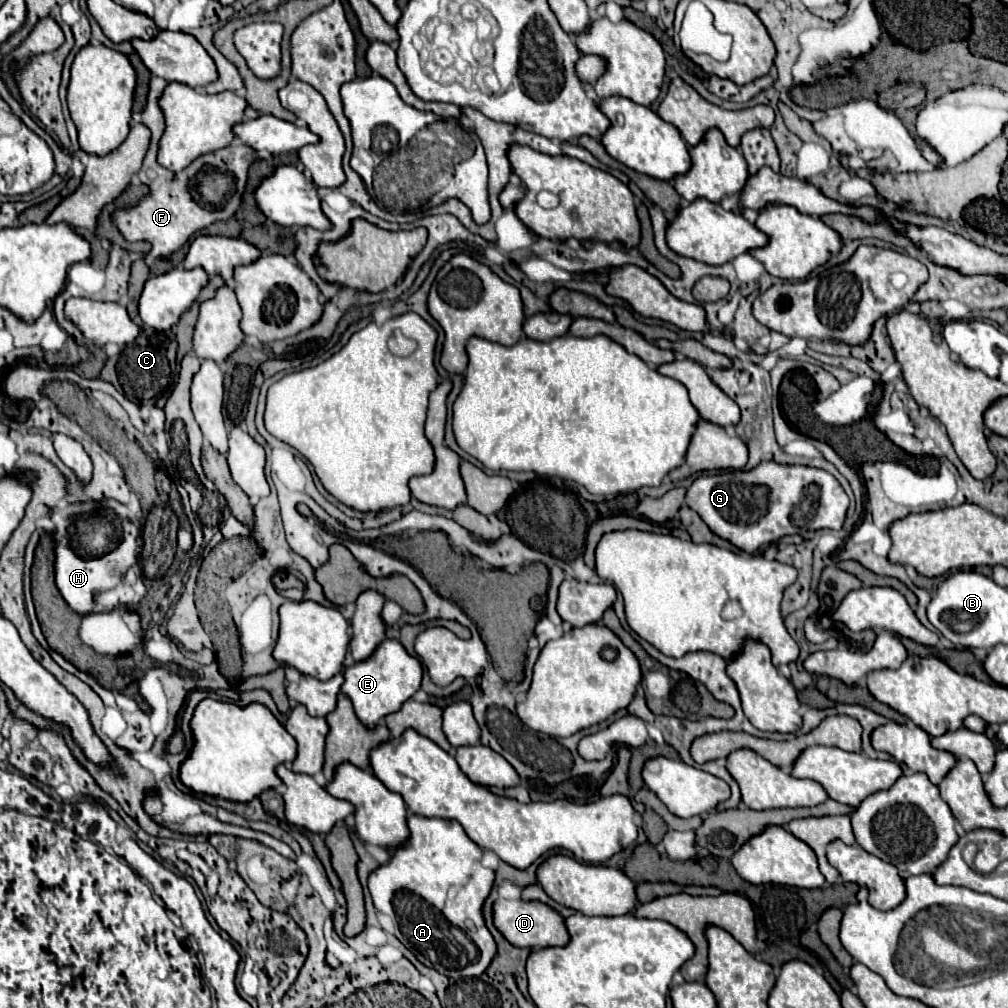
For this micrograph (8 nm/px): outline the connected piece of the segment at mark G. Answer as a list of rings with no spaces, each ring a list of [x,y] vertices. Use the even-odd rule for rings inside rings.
[[[760,462],[748,472],[736,470],[696,478],[686,492],[686,504],[706,520],[706,526],[716,536],[722,536],[742,552],[756,552],[762,544],[770,544],[786,534],[822,528],[840,530],[850,502],[840,482],[826,470]]]

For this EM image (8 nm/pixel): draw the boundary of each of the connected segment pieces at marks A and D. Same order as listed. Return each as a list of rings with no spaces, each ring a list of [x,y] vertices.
[[[410,814],[408,818],[406,818],[406,826],[410,828],[410,836],[408,836],[408,840],[406,840],[406,844],[400,844],[396,850],[394,850],[394,854],[390,856],[390,860],[386,862],[386,864],[382,864],[382,866],[378,866],[374,872],[370,872],[370,876],[368,876],[368,890],[370,890],[370,894],[372,894],[372,900],[374,900],[374,906],[376,906],[376,910],[378,912],[382,912],[382,914],[386,914],[386,916],[390,916],[392,918],[392,922],[396,924],[396,928],[394,928],[394,936],[424,964],[424,966],[428,966],[428,968],[434,968],[436,972],[440,972],[440,974],[444,974],[444,976],[448,976],[448,978],[466,978],[466,976],[480,976],[486,968],[488,968],[488,964],[490,964],[490,960],[494,958],[494,954],[496,954],[496,944],[494,944],[494,938],[490,936],[490,932],[486,930],[486,926],[484,926],[484,918],[482,918],[482,912],[480,912],[480,908],[482,908],[482,904],[484,904],[484,898],[490,894],[490,888],[492,888],[492,882],[494,882],[494,870],[490,870],[490,868],[486,868],[486,866],[482,866],[482,850],[480,850],[480,846],[478,844],[474,844],[470,838],[468,838],[468,834],[464,832],[464,828],[456,822],[456,820],[444,820],[444,818],[424,818],[424,816],[416,816],[416,814]]]
[[[498,898],[492,904],[492,920],[494,920],[494,926],[498,928],[498,932],[512,946],[518,946],[518,948],[548,948],[548,946],[564,946],[568,942],[564,918],[542,902]]]

